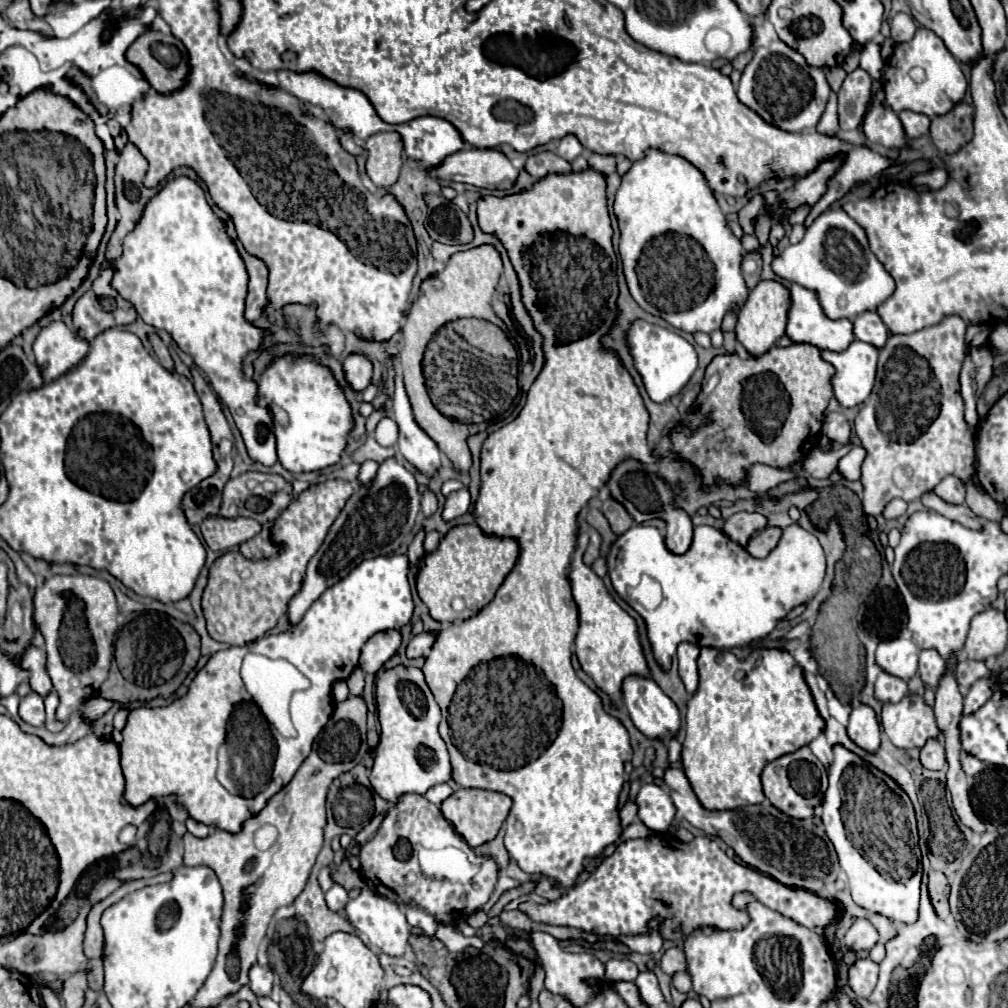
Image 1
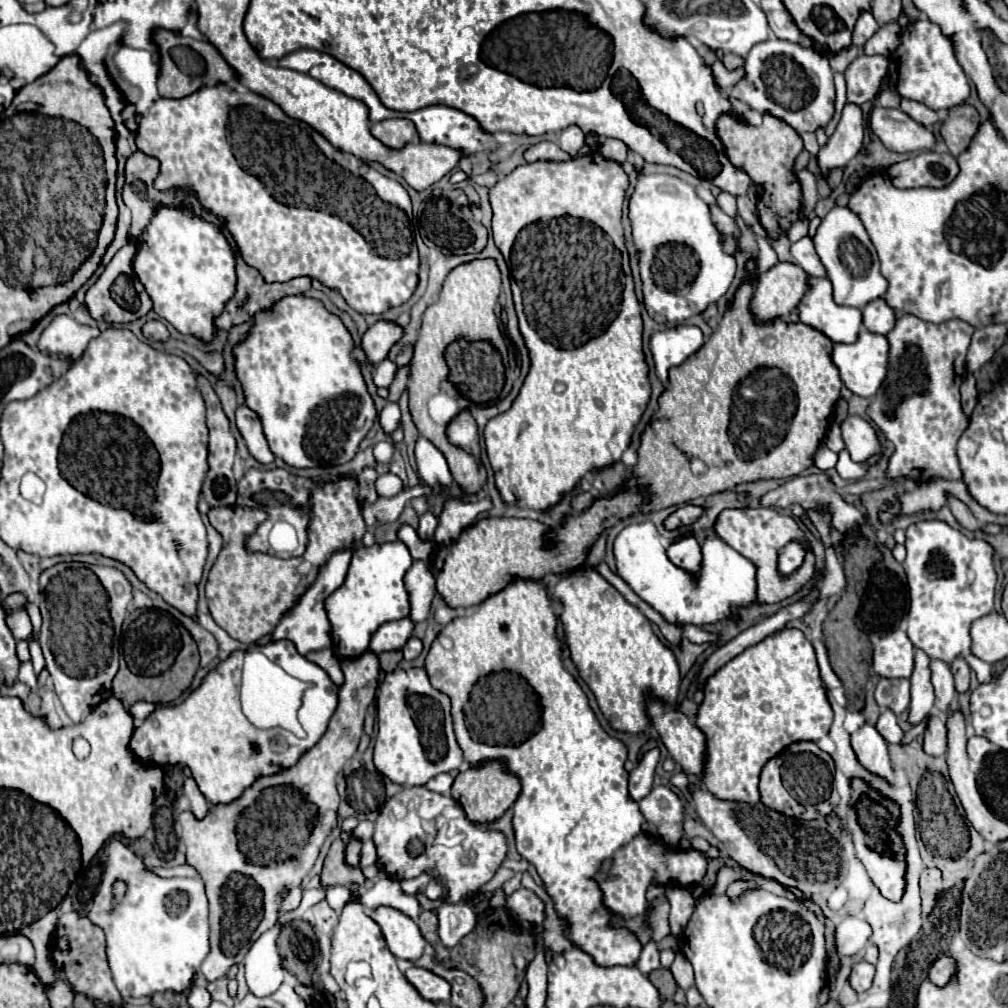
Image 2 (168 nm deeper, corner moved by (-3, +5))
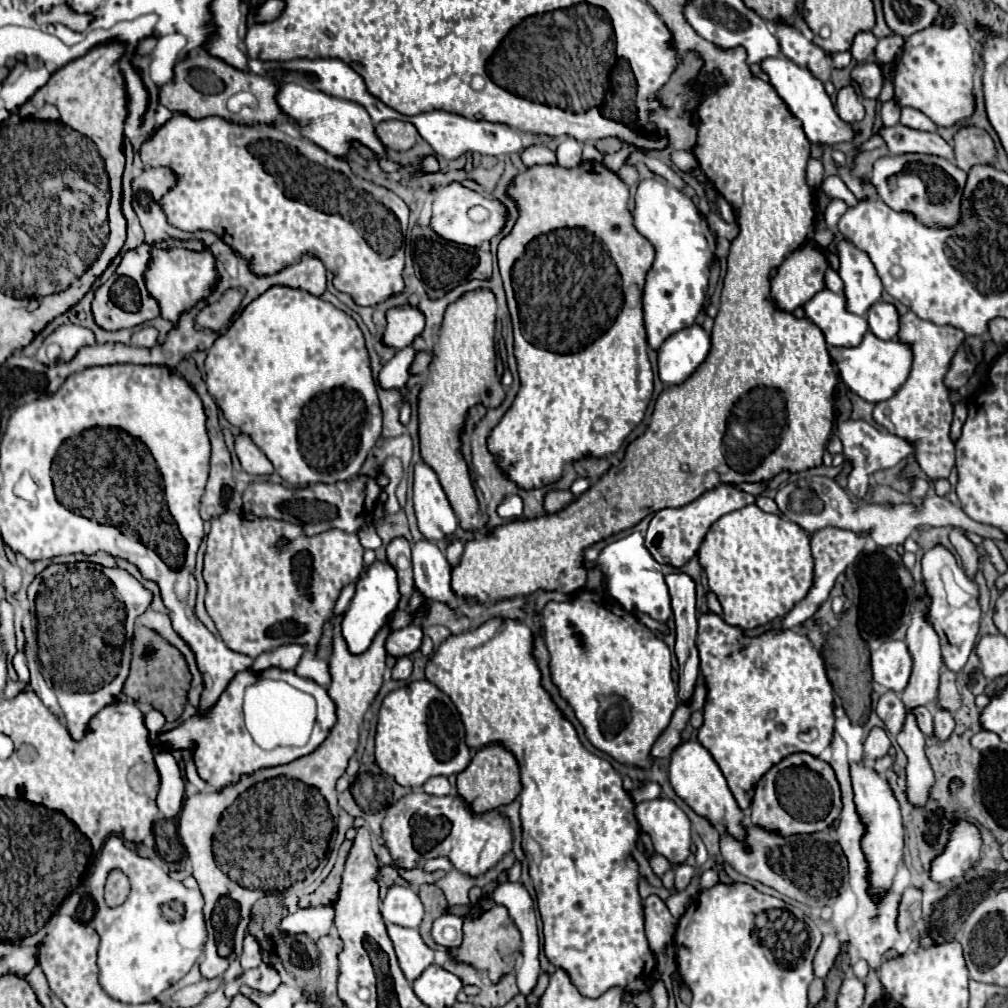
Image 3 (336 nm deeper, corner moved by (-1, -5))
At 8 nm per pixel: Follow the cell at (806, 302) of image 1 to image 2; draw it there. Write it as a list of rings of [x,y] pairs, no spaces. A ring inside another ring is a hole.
[[[809,278],[809,284],[811,284],[811,290],[807,292],[807,296],[799,304],[801,322],[821,330],[833,342],[843,342],[843,344],[855,342],[859,336],[859,330],[861,330],[861,310],[835,304],[833,288],[831,288],[831,282],[827,278]]]

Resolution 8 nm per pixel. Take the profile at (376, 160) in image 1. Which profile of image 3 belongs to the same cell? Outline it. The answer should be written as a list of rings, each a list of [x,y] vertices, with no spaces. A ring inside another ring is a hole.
[[[389,120],[389,122],[379,122],[375,124],[377,138],[383,142],[385,148],[395,150],[395,152],[407,152],[409,148],[415,146],[419,132],[411,122],[401,122],[401,120]]]

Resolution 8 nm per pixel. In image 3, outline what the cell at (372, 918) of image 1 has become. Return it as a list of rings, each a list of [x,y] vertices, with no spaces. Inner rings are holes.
[[[387,924],[387,932],[405,978],[413,982],[433,962],[433,950],[427,948],[417,930],[409,930],[397,924]]]

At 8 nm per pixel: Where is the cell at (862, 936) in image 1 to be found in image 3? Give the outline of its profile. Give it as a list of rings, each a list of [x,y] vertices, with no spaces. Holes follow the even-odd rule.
[[[825,936],[819,950],[817,950],[817,958],[813,962],[813,968],[815,968],[815,976],[819,978],[825,978],[829,974],[829,970],[833,968],[839,952],[841,952],[843,944],[837,936]]]

